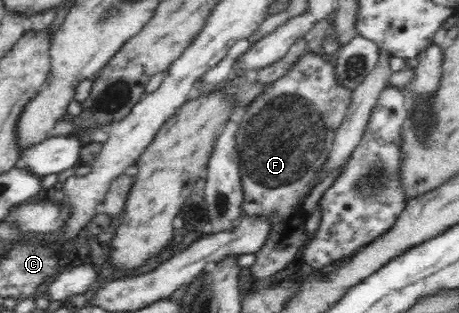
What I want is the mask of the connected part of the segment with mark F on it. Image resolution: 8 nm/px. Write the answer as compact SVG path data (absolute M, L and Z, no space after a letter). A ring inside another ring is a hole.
M305 51L291 68L285 76L265 85L261 95L237 117L236 147L241 157L244 194L238 217L266 217L270 223L268 240L250 267L257 279L271 277L286 265L293 265L313 239L307 233L309 209L305 205L309 205L313 189L325 181L325 176L319 175L331 153L339 123L344 121L341 107L349 107L352 95L352 90L339 83L332 60L324 55Z

